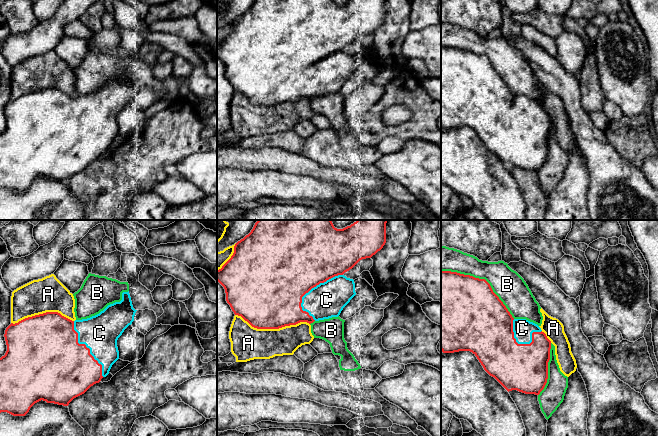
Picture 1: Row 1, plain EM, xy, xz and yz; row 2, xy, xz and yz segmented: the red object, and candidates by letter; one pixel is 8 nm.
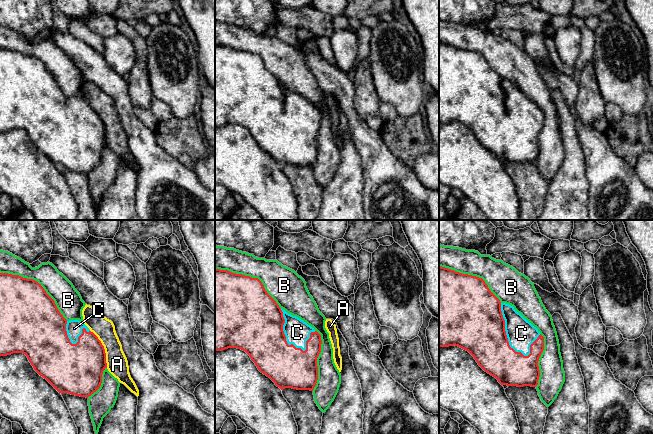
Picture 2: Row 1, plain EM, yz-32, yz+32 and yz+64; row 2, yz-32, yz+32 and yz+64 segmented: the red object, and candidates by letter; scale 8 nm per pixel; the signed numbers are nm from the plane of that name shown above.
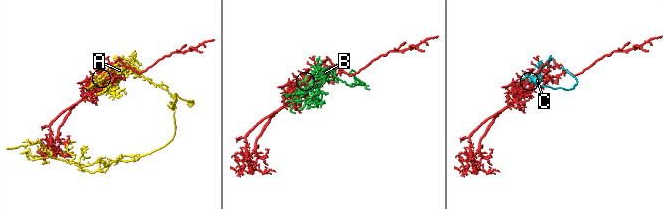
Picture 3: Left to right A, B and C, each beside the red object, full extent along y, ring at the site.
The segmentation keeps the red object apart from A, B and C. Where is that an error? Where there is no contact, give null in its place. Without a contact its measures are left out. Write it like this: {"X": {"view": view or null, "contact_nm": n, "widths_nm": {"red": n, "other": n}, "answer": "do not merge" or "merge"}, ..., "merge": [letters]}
{"A": {"view": "xz", "contact_nm": 600, "widths_nm": {"red": 500, "other": 280}, "answer": "do not merge"}, "B": {"view": "yz", "contact_nm": 700, "widths_nm": {"red": 480, "other": 240}, "answer": "do not merge"}, "C": {"view": "xz", "contact_nm": 440, "widths_nm": {"red": 500, "other": 280}, "answer": "merge"}, "merge": ["C"]}

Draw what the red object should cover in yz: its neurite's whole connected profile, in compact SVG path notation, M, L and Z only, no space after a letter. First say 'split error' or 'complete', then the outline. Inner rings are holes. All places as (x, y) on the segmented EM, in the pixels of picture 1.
split error; M441 271L441 351L472 352L484 370L494 377L508 392L517 390L539 395L548 379L551 341L541 328L526 319L514 319L503 302L485 279L457 272Z

